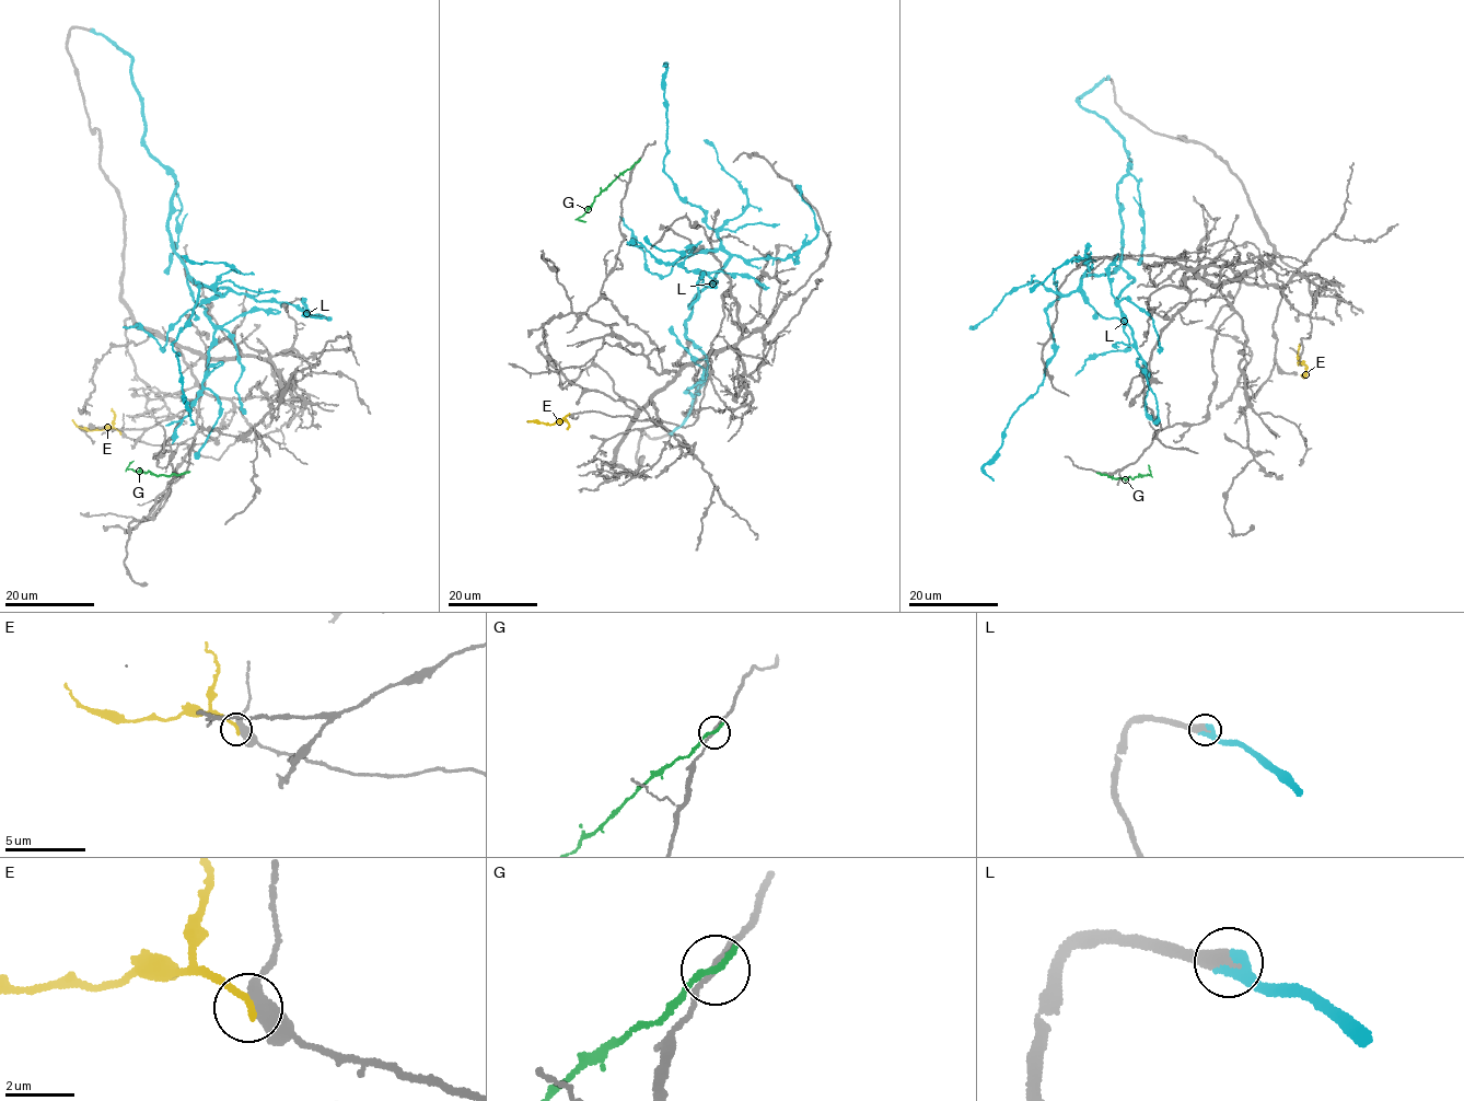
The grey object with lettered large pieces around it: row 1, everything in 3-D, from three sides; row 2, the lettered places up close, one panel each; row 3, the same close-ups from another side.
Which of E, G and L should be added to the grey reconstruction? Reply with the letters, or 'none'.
L

